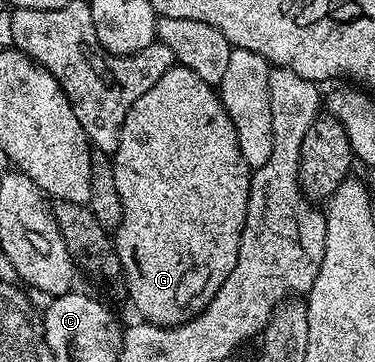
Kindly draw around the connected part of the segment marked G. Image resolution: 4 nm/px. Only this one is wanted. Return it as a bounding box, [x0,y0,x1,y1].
[112,66,252,328]

